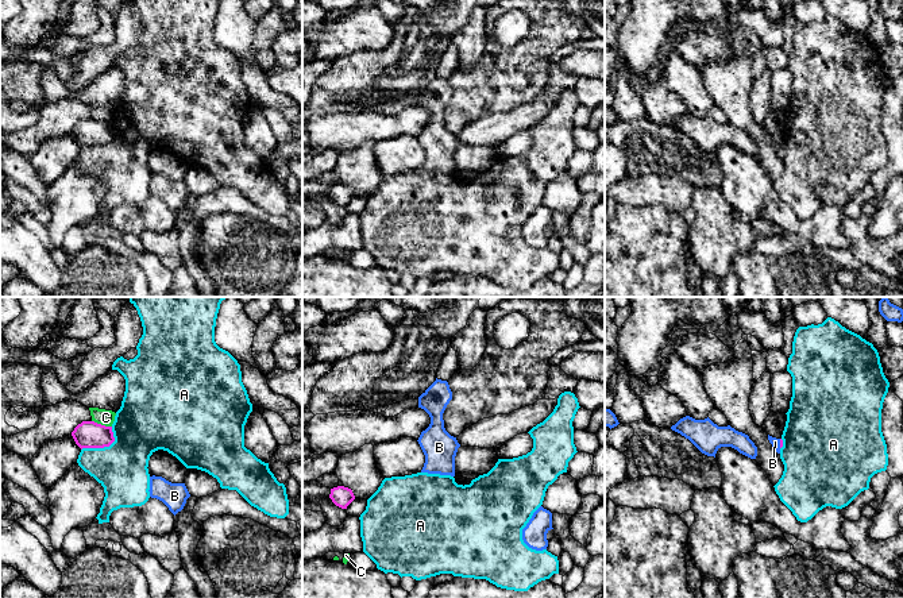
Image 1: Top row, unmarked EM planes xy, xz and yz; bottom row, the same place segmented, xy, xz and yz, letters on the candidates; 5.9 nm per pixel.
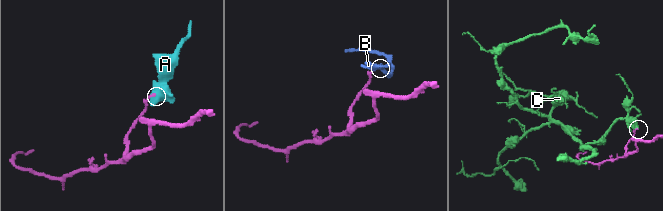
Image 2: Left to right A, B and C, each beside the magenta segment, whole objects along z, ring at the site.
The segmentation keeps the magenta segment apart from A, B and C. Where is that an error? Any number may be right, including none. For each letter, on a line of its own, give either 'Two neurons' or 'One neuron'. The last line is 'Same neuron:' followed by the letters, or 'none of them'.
A: Two neurons
B: Two neurons
C: Two neurons
Same neuron: none of them

